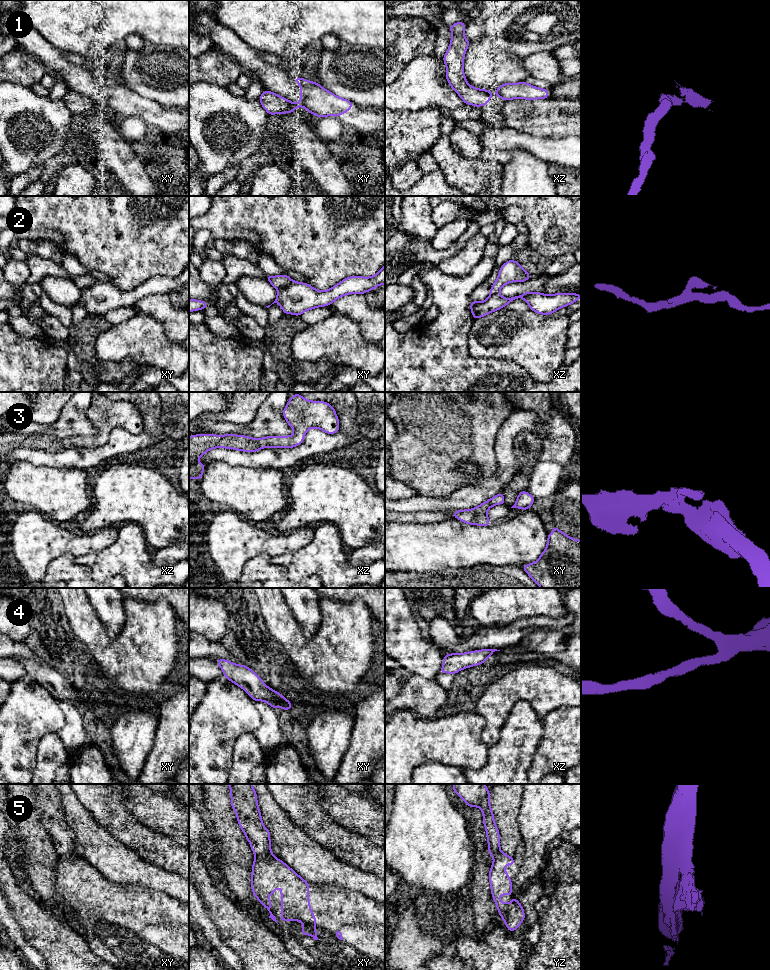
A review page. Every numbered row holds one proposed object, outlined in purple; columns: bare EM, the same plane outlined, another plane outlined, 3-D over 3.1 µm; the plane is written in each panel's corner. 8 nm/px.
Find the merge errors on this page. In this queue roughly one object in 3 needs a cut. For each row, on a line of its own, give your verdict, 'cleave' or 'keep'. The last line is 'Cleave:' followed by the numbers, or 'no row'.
1: cleave
2: cleave
3: keep
4: keep
5: cleave
Cleave: 1, 2, 5

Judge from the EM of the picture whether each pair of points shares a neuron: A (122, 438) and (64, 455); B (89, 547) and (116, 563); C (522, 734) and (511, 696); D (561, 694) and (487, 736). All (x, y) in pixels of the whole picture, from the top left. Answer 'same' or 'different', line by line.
A: same
B: different
C: different
D: same

